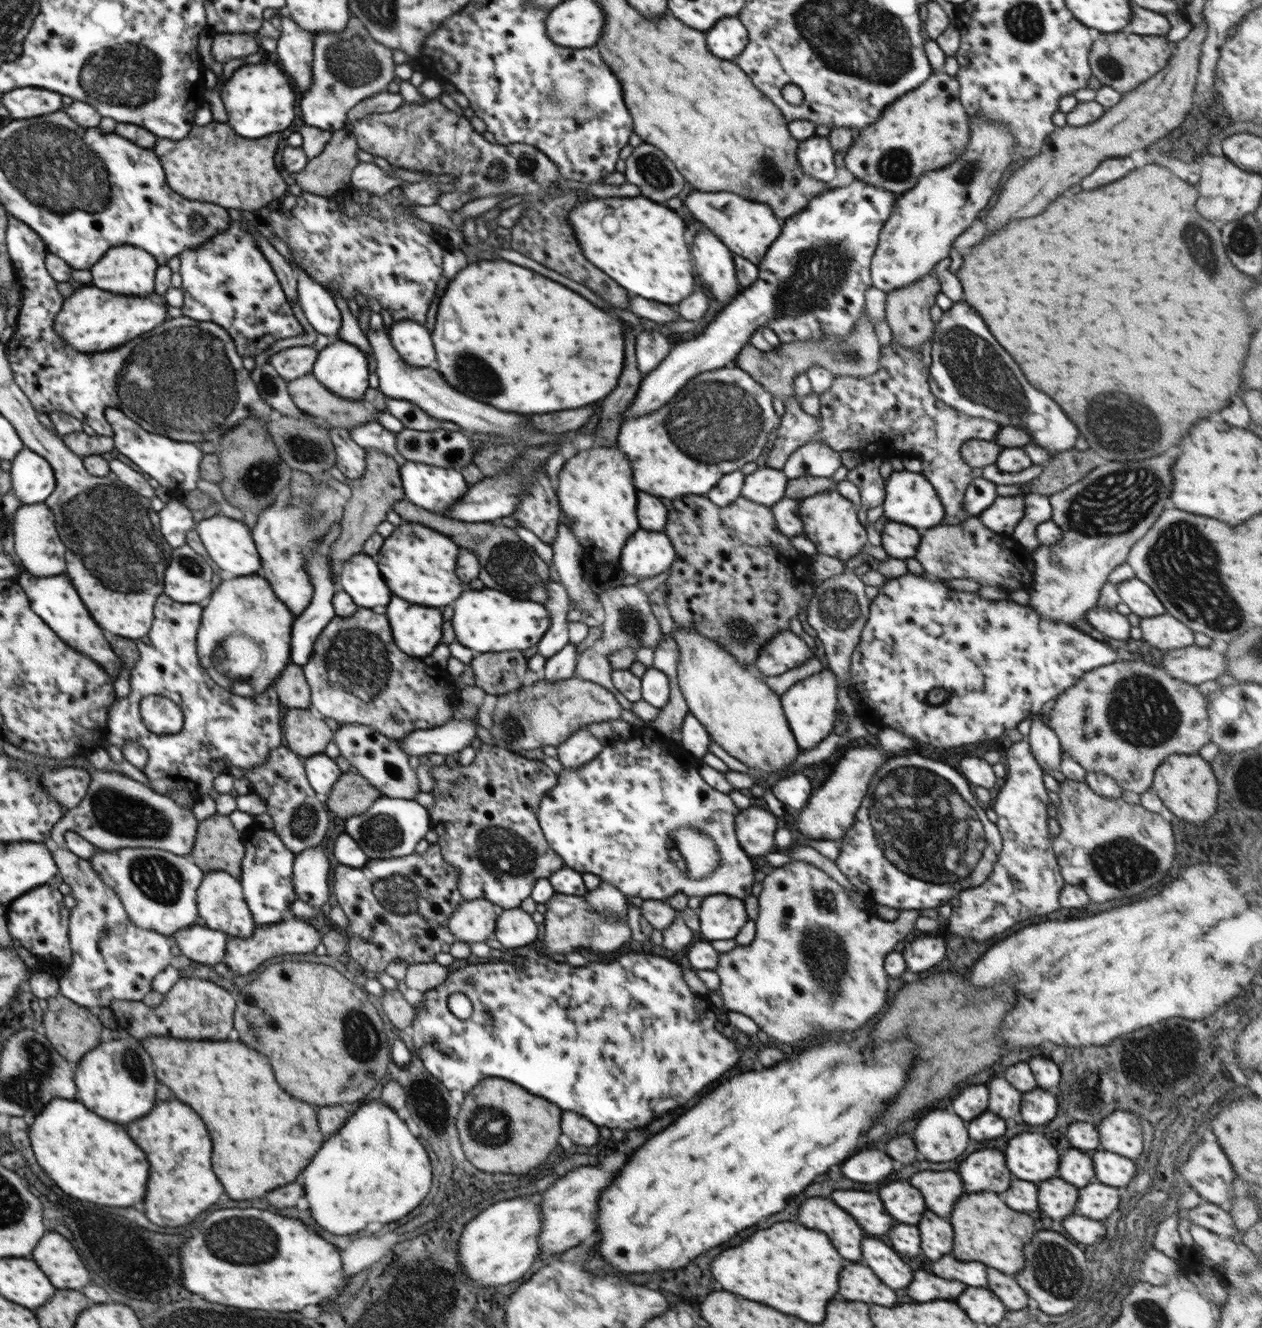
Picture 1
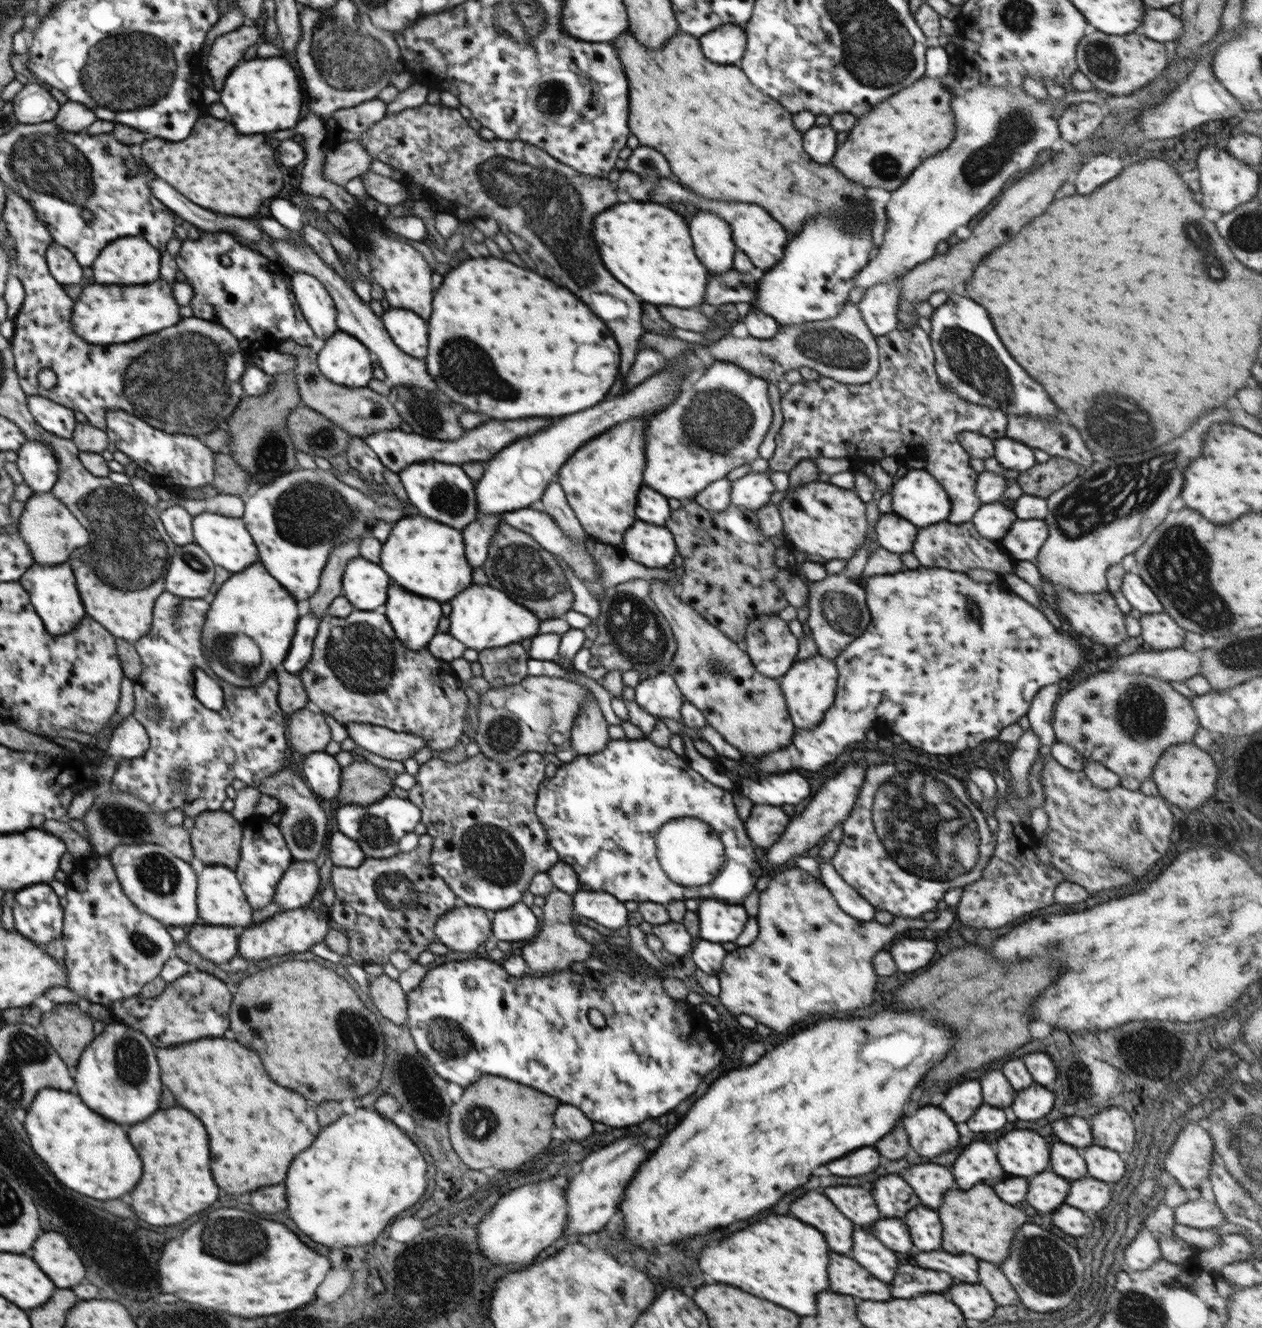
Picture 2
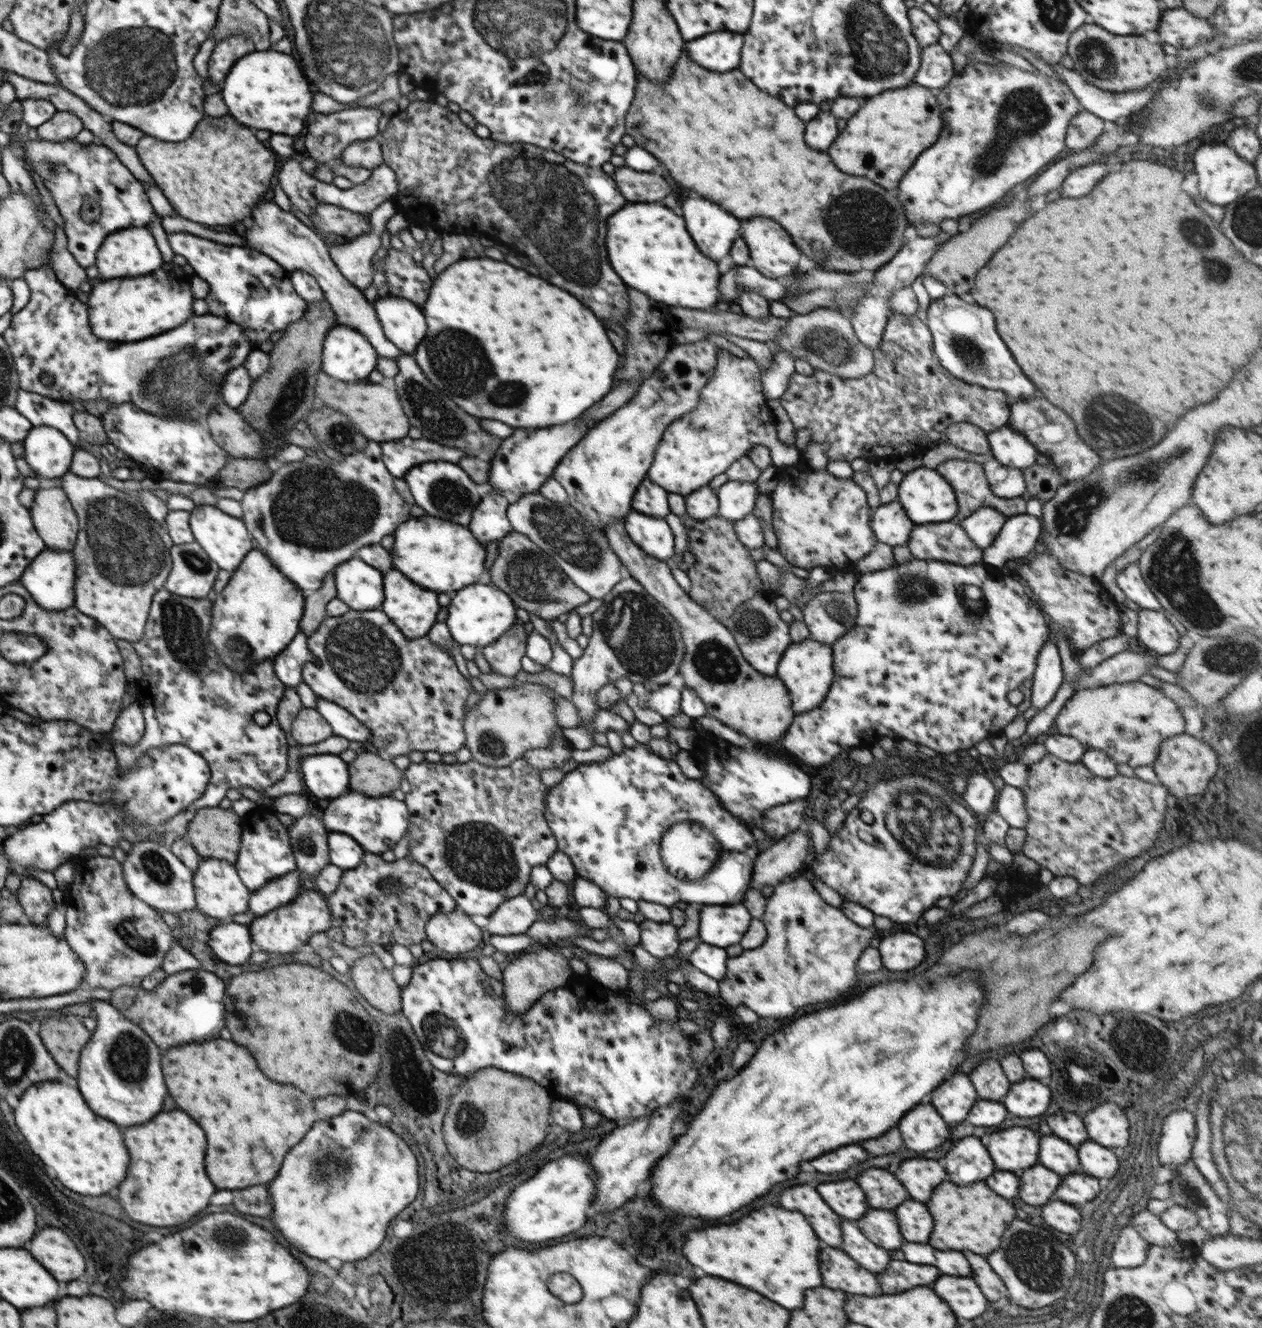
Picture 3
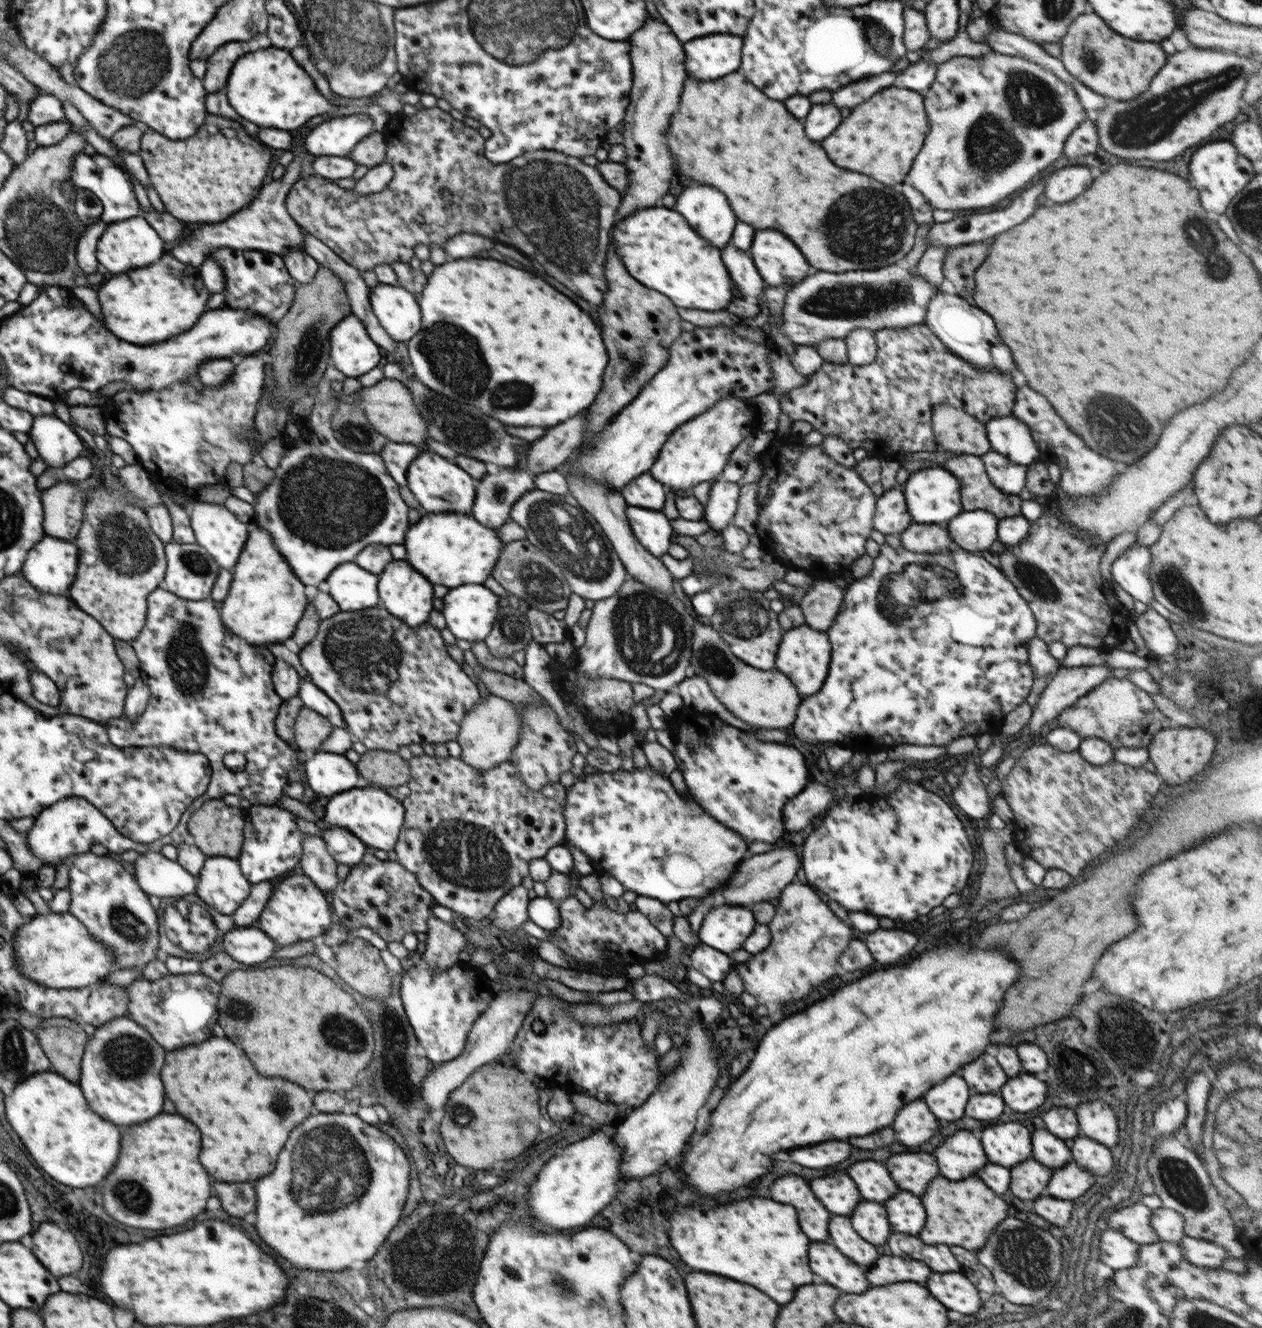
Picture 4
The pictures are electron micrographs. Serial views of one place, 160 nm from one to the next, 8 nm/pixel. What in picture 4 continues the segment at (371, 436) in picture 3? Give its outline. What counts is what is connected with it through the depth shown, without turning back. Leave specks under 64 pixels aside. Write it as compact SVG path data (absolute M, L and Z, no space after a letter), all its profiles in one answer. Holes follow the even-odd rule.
M384 378L373 386L362 387L353 403L366 413L370 424L389 441L418 446L426 442L427 422L413 405L410 391L397 379Z

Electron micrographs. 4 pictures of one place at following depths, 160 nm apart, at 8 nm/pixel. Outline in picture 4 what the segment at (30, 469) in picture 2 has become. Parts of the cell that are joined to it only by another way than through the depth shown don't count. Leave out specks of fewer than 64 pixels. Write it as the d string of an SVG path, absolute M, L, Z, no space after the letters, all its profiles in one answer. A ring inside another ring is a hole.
M56 415L35 416L34 427L28 436L47 466L61 469L80 457L80 452L84 450L84 441Z

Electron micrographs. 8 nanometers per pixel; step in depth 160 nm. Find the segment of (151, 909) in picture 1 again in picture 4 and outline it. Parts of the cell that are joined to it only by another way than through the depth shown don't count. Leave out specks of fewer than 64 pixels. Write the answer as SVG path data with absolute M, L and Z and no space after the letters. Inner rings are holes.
M144 852L134 862L134 878L149 896L184 898L195 892L197 877L190 874L178 861L170 860L161 852Z

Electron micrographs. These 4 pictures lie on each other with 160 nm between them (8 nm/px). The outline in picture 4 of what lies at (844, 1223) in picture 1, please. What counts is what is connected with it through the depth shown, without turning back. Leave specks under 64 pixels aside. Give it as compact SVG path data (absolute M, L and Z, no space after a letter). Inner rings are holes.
M800 1176L778 1178L772 1188L772 1200L792 1204L798 1212L800 1226L808 1238L818 1242L828 1242L828 1220L830 1212L814 1198L810 1186Z

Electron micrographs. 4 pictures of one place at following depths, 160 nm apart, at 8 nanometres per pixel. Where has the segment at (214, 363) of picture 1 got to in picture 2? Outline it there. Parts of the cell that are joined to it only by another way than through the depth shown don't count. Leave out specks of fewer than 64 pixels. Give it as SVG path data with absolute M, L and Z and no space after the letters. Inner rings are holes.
M9 187L3 220L16 249L13 272L20 279L25 290L24 302L14 320L15 331L10 344L19 383L27 397L48 398L70 410L80 411L86 415L89 424L104 431L107 429L105 412L108 409L125 410L142 418L144 422L148 422L150 426L158 430L188 436L202 437L226 424L240 401L246 396L240 379L246 371L248 355L229 330L208 320L184 317L176 323L176 326L164 328L156 334L148 334L136 342L118 344L118 346L84 344L84 340L76 336L70 322L74 302L72 298L68 298L64 287L51 276L44 256L52 245L52 236L48 233L46 225L35 214L31 203ZM44 369L50 369L56 375L57 385L50 390L38 384L38 373Z

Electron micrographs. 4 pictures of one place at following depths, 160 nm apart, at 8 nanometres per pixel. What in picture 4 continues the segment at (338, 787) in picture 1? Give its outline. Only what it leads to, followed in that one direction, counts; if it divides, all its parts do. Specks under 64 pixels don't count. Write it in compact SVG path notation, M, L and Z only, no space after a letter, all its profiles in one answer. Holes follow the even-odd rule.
M369 750L355 764L363 784L381 789L397 788L410 780L409 764L398 753Z

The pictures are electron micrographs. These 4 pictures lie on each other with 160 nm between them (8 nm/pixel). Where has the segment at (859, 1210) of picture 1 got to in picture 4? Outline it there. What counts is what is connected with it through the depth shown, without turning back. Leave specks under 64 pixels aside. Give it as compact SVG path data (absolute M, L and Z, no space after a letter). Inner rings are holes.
M834 1174L826 1178L812 1180L812 1192L816 1198L832 1212L840 1216L850 1216L856 1208L856 1204L862 1200L858 1194L856 1184L846 1174Z

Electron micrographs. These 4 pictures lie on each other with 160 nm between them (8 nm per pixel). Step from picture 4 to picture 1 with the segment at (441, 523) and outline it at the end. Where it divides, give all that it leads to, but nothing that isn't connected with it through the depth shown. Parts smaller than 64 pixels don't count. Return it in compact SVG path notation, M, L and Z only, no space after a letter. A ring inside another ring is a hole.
M406 521L396 526L390 536L384 539L375 559L393 596L403 598L410 604L442 608L450 605L450 602L453 604L456 596L460 596L467 586L460 584L454 572L459 550L449 536L423 524Z

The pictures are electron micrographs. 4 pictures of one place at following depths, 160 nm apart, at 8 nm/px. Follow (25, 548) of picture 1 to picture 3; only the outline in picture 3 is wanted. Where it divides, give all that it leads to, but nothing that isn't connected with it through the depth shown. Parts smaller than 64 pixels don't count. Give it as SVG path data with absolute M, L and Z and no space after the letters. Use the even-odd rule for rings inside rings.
M60 487L38 489L31 507L35 529L46 548L71 551L80 526L66 493Z

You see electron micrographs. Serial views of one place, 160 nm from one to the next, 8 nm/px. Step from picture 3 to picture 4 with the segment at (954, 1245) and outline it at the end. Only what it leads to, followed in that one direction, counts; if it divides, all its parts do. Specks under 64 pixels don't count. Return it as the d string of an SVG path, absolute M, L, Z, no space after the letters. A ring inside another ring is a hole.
M942 1176L934 1178L922 1196L926 1208L926 1226L920 1232L920 1240L926 1244L946 1244L946 1246L964 1246L966 1250L980 1250L992 1230L1008 1216L1008 1204L998 1198L980 1178L966 1178L960 1182L944 1182Z

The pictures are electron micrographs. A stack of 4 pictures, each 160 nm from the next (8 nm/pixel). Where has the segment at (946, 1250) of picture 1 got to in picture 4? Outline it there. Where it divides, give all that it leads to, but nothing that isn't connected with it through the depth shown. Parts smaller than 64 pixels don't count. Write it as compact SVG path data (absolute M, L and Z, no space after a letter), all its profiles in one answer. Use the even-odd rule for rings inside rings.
M898 1192L894 1198L890 1198L886 1204L888 1222L892 1230L918 1236L926 1222L926 1212L918 1196L912 1196L908 1192Z

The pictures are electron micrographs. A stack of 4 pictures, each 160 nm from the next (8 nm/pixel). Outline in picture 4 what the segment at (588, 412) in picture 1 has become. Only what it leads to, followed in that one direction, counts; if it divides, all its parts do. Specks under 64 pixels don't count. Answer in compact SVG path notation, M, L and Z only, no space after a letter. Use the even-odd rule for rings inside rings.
M389 441L380 451L380 456L385 462L388 474L399 484L407 486L407 472L410 463L418 454L426 450L432 450L428 446L415 444L400 444Z

